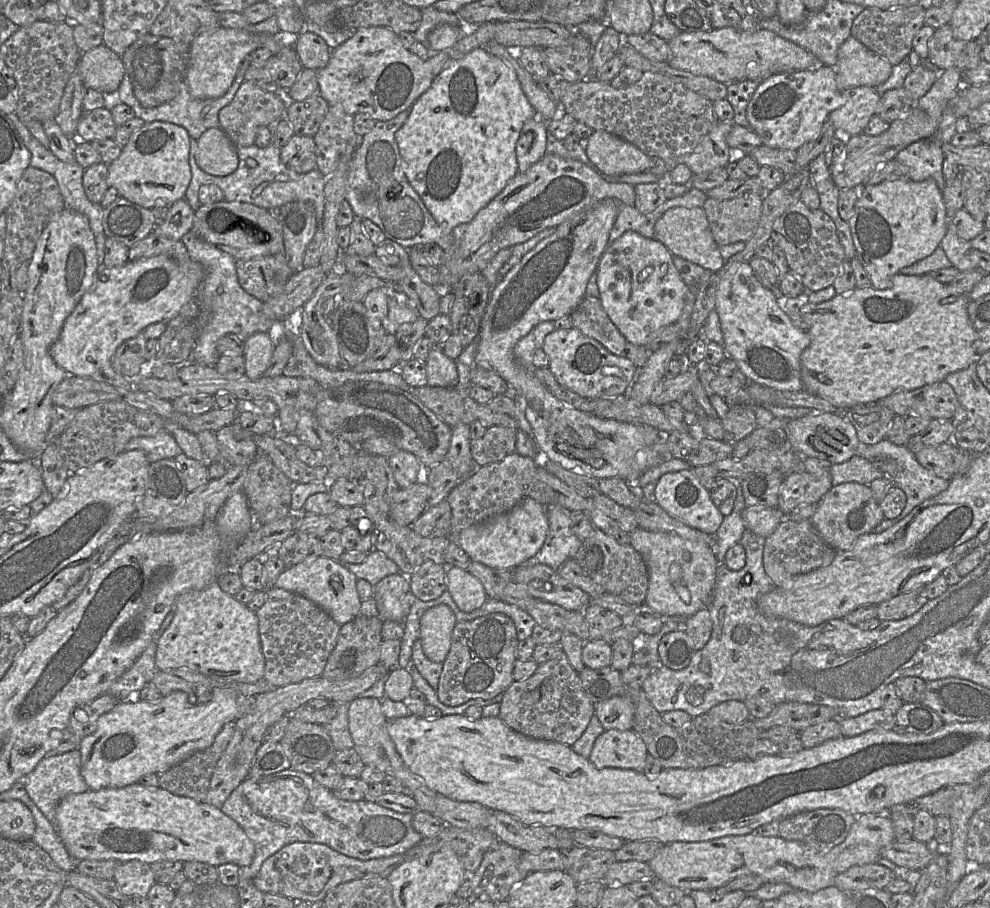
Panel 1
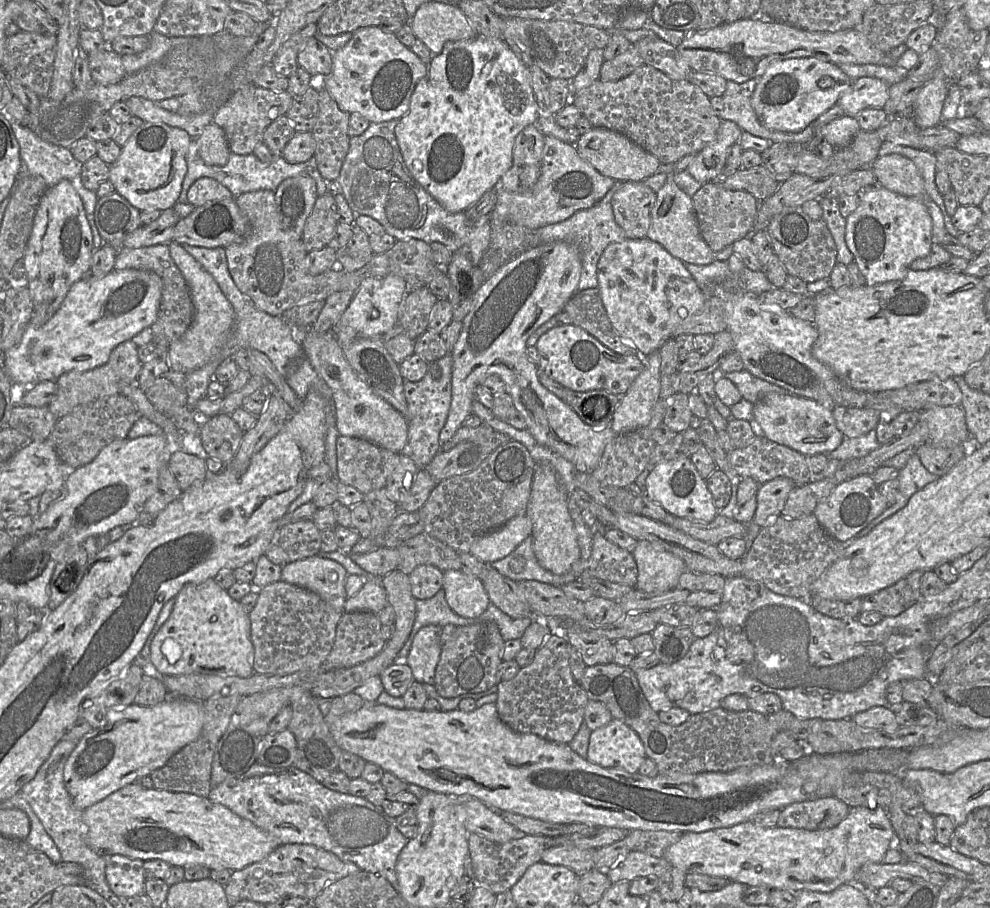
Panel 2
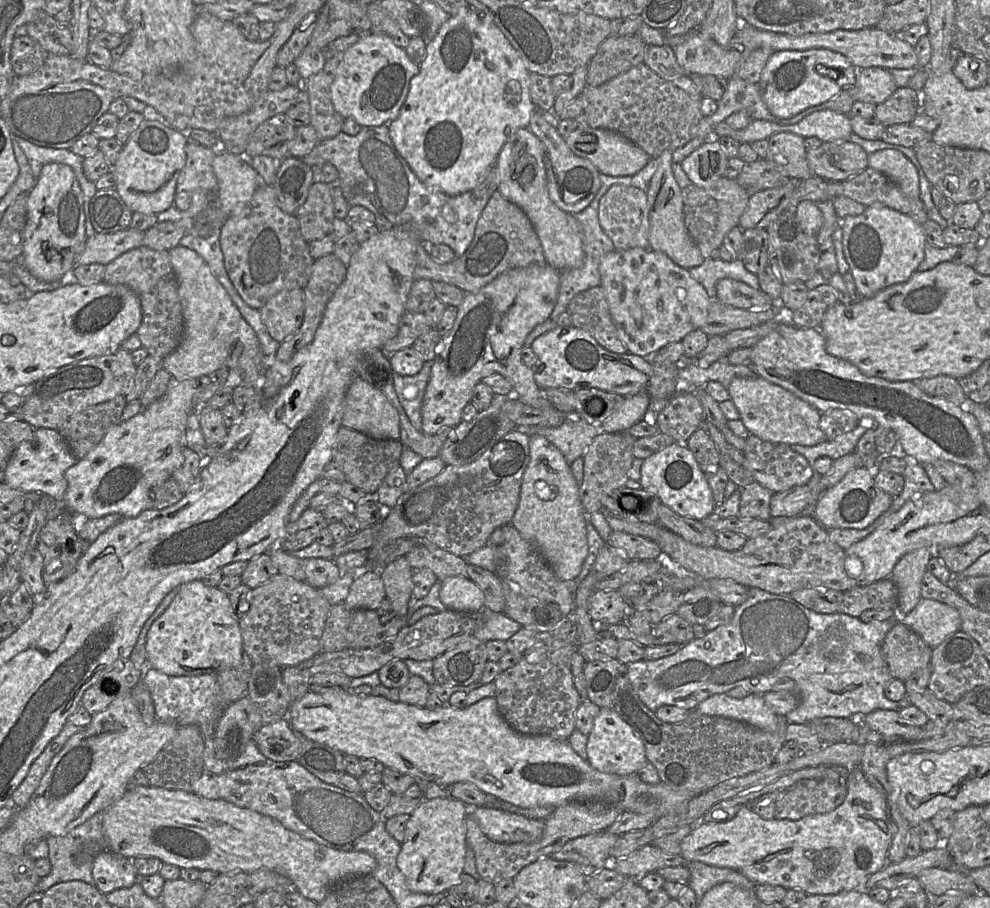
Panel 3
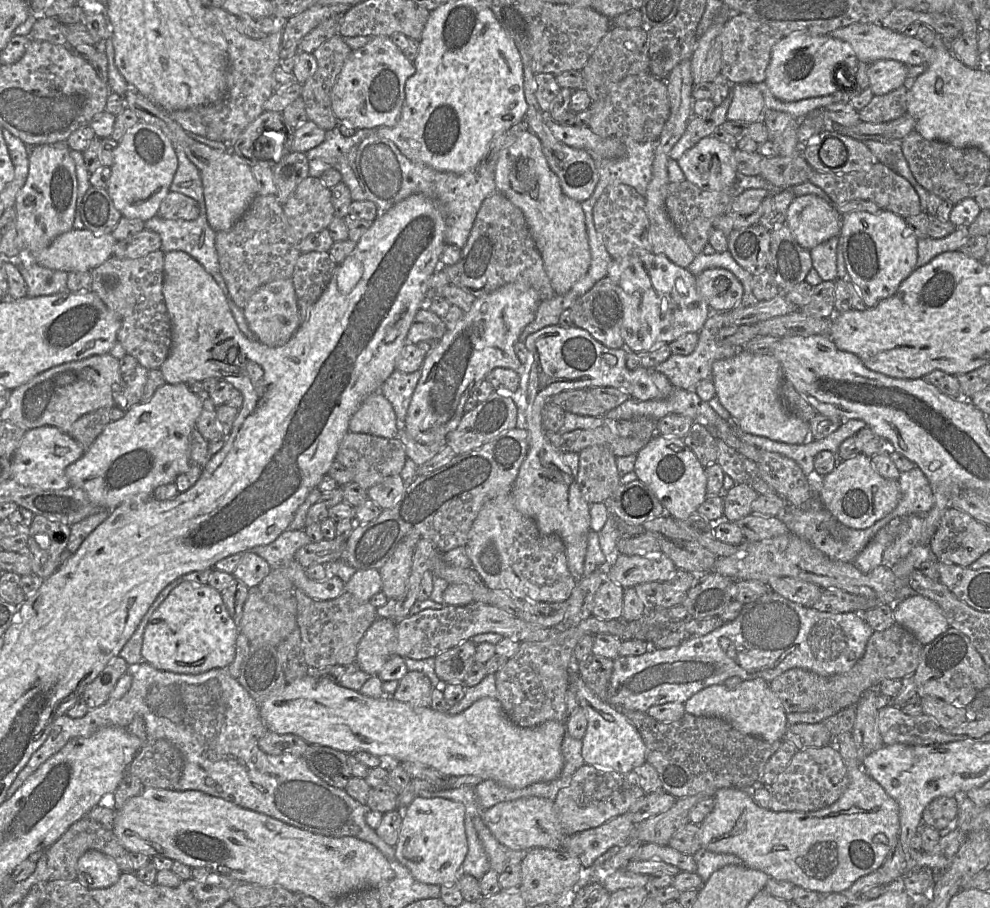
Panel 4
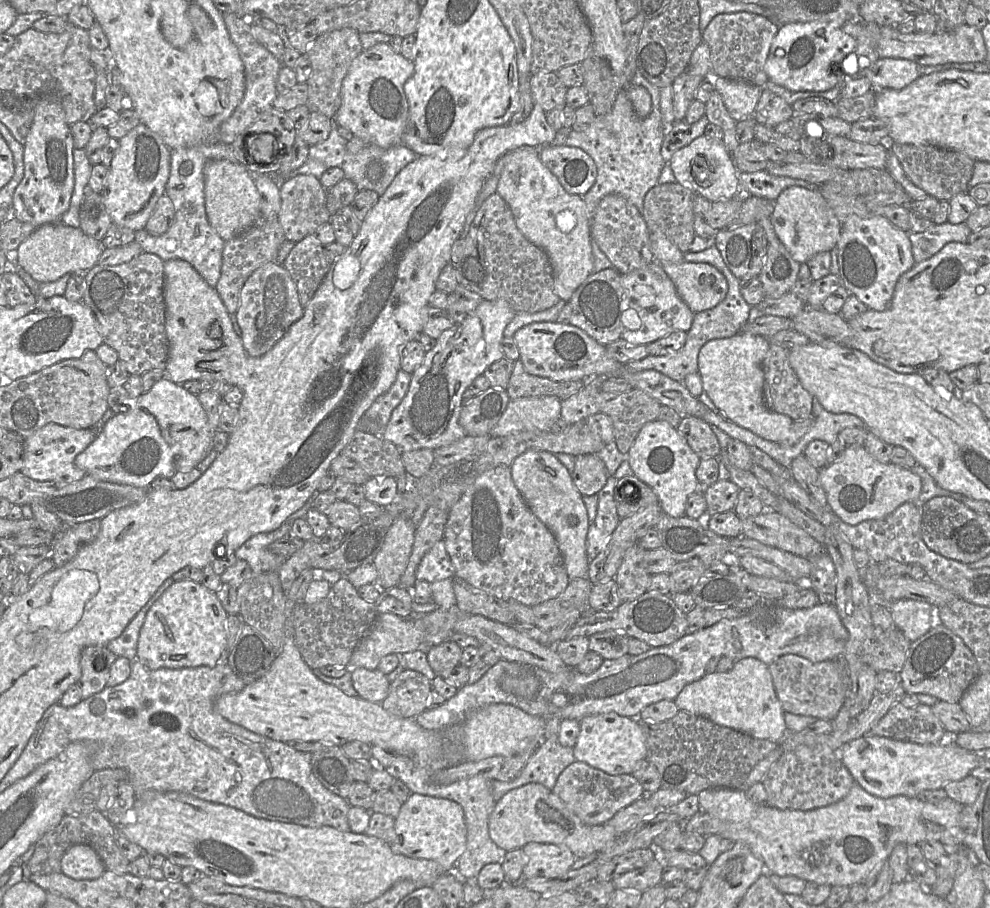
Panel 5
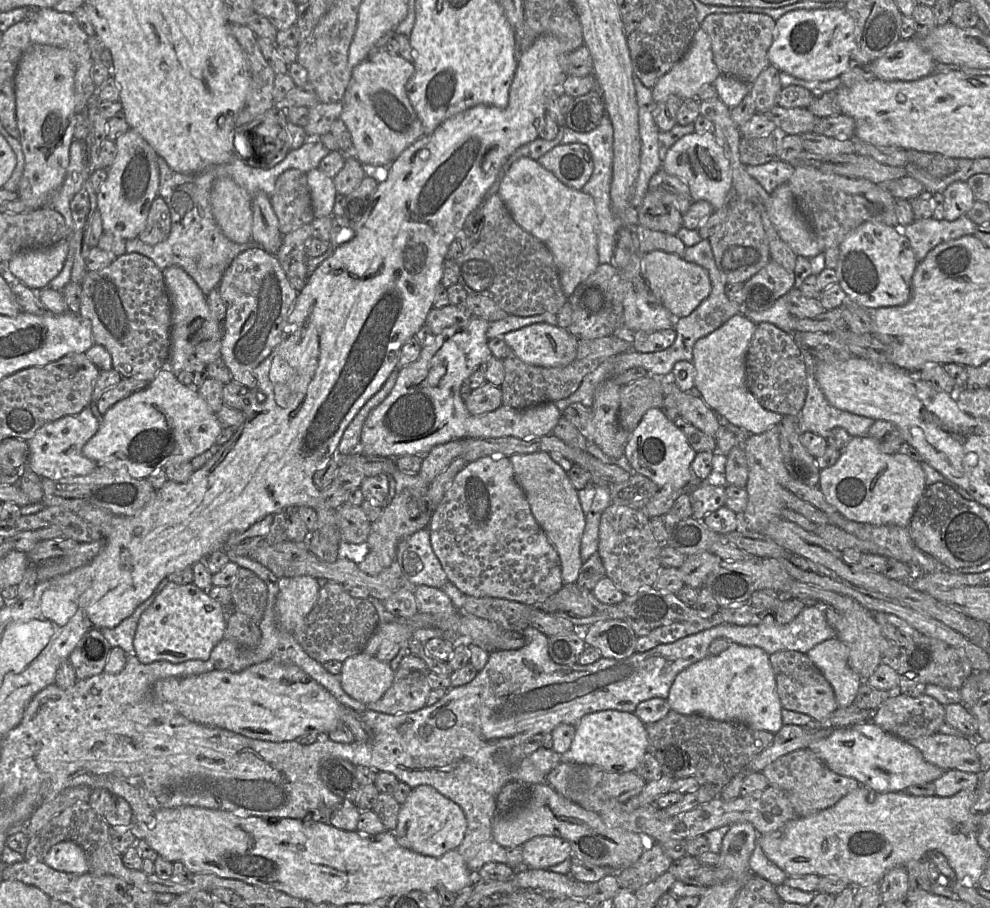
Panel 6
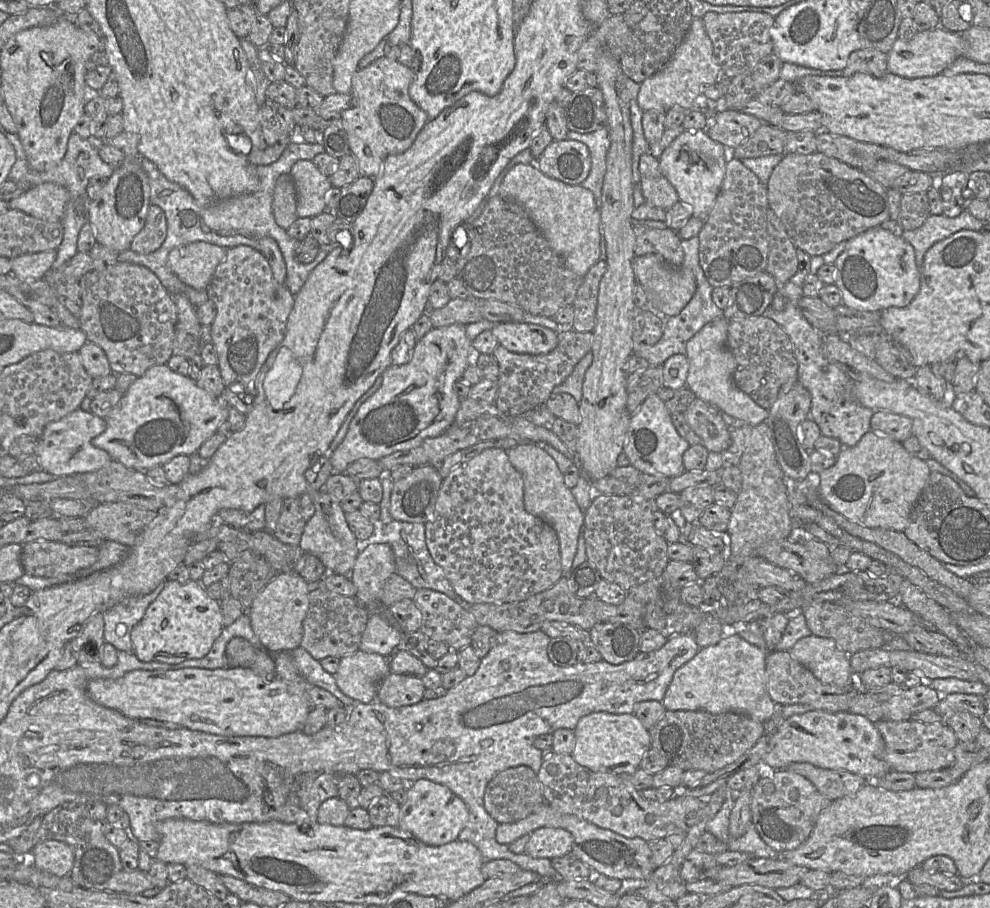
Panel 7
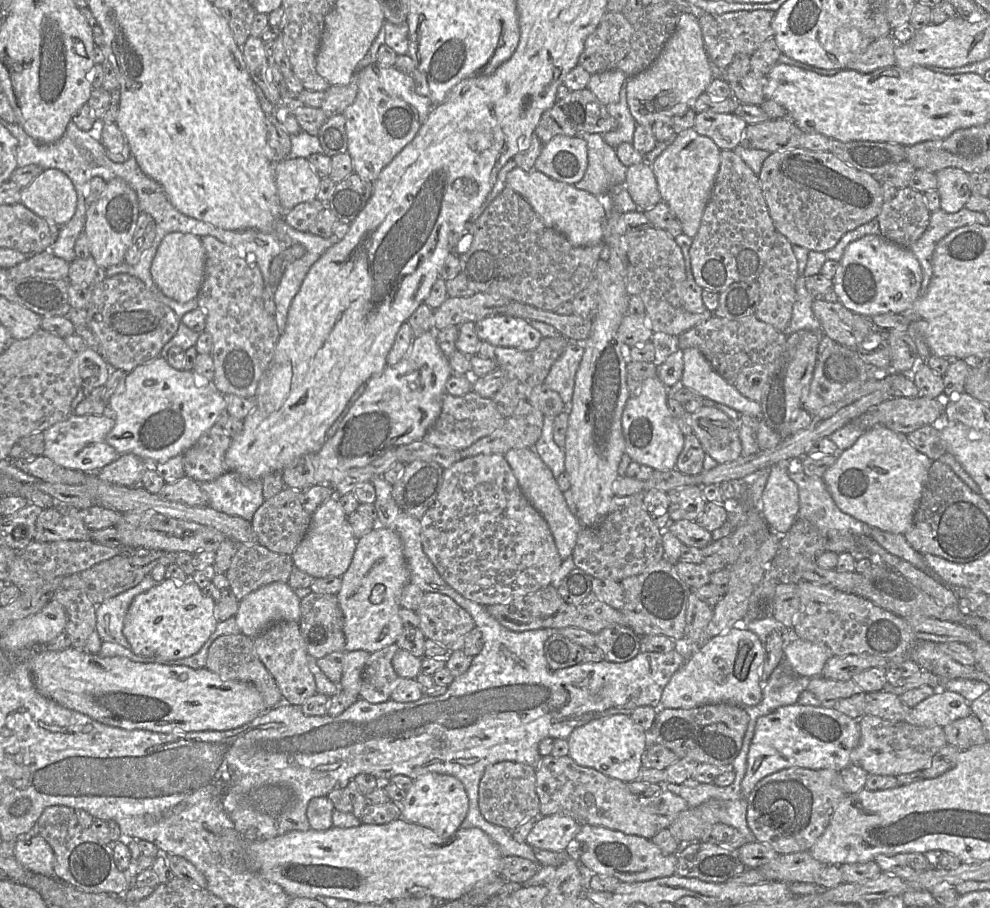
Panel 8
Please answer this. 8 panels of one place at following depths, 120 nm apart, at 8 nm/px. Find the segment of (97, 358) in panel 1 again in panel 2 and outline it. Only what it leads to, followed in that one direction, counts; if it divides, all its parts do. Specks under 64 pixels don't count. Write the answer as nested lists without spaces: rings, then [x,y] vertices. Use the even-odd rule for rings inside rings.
[[[112,270],[100,278],[92,278],[88,274],[72,285],[60,308],[51,319],[40,326],[30,323],[26,327],[20,343],[4,355],[6,374],[12,383],[31,386],[40,381],[56,381],[59,376],[69,371],[88,371],[104,365],[116,346],[131,340],[155,322],[161,300],[161,287],[160,278],[148,271]]]

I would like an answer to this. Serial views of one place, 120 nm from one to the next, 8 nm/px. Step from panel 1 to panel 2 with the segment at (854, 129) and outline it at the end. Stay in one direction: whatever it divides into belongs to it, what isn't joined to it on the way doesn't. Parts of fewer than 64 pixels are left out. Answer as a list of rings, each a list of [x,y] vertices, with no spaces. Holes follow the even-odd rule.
[[[861,77],[837,101],[845,115],[856,115],[868,108],[883,109],[889,98],[889,85],[875,77]]]

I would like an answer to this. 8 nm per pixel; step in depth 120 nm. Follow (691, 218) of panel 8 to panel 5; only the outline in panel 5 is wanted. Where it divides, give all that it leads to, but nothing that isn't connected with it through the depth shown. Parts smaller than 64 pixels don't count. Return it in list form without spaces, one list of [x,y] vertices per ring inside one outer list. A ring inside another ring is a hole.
[[[703,135],[676,151],[668,163],[676,182],[710,202],[726,201],[739,193],[739,171],[722,140]]]

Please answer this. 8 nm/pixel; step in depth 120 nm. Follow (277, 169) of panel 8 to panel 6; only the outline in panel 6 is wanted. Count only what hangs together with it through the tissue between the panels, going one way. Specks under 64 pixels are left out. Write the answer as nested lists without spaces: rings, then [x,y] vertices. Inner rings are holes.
[[[319,168],[306,173],[315,218],[333,216],[337,191],[333,179]]]

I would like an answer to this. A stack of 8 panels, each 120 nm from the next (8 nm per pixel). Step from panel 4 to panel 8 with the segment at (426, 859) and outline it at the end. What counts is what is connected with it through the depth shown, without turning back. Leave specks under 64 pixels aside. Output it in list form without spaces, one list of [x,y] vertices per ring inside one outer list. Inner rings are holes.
[[[430,772],[414,780],[400,804],[401,819],[434,831],[449,839],[460,828],[468,813],[468,795],[463,783],[454,776]]]

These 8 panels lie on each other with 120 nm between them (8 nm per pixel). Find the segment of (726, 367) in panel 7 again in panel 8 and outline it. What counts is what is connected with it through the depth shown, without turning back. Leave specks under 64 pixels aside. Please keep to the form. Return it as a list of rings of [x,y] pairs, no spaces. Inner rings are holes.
[[[691,347],[684,350],[684,368],[681,377],[682,384],[702,396],[713,401],[724,404],[737,410],[742,414],[748,414],[754,417],[762,418],[762,408],[760,402],[748,399],[742,395],[733,385],[728,383],[720,374],[718,374],[701,351]]]

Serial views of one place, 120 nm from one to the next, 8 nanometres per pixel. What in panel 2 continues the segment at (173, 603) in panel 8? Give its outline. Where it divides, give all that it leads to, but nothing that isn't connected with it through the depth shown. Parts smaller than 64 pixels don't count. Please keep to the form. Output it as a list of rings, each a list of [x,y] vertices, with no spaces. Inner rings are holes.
[[[213,579],[201,584],[185,585],[175,597],[168,620],[161,626],[150,646],[150,662],[163,676],[212,674],[247,678],[254,674],[254,646],[249,614],[240,601],[229,596]]]

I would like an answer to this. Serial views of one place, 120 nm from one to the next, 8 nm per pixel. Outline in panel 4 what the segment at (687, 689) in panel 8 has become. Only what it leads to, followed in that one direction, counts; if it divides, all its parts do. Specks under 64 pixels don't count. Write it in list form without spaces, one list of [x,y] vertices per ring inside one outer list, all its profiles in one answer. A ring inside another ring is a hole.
[[[762,678],[745,681],[743,680],[735,689],[729,689],[725,686],[725,684],[708,686],[692,695],[684,703],[684,706],[685,711],[689,714],[695,716],[722,718],[729,722],[739,732],[767,742],[774,742],[784,739],[784,735],[788,727],[788,721],[786,717],[787,713],[784,710],[781,700],[771,690],[769,682]]]

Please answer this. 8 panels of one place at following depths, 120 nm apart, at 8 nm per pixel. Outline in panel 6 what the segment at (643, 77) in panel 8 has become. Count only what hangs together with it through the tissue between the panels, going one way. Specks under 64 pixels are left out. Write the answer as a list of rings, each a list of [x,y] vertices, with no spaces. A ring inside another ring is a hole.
[[[701,28],[683,58],[658,79],[652,90],[656,103],[675,95],[683,100],[696,98],[703,85],[711,85],[721,74],[714,62],[711,40]]]

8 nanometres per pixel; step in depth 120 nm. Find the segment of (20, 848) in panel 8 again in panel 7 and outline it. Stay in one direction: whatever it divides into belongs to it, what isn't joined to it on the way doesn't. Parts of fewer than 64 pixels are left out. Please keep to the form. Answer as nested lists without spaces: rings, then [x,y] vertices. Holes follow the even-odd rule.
[[[56,840],[40,842],[32,848],[29,859],[39,869],[59,877],[69,876],[74,862],[72,849]]]

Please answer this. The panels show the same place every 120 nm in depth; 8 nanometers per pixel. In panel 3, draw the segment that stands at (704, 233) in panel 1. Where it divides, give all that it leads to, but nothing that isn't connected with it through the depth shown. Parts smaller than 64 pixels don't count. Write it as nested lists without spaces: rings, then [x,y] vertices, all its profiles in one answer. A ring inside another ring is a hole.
[[[665,150],[656,158],[656,171],[647,192],[650,221],[649,247],[667,254],[677,265],[689,269],[701,265],[704,257],[684,224],[682,189],[673,175],[672,153],[673,151]]]

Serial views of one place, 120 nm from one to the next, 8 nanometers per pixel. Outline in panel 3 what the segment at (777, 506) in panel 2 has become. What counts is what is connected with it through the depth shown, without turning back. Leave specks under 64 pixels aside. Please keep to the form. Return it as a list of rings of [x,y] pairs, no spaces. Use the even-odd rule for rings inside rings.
[[[758,482],[741,489],[739,517],[770,520],[770,502],[773,492]]]

